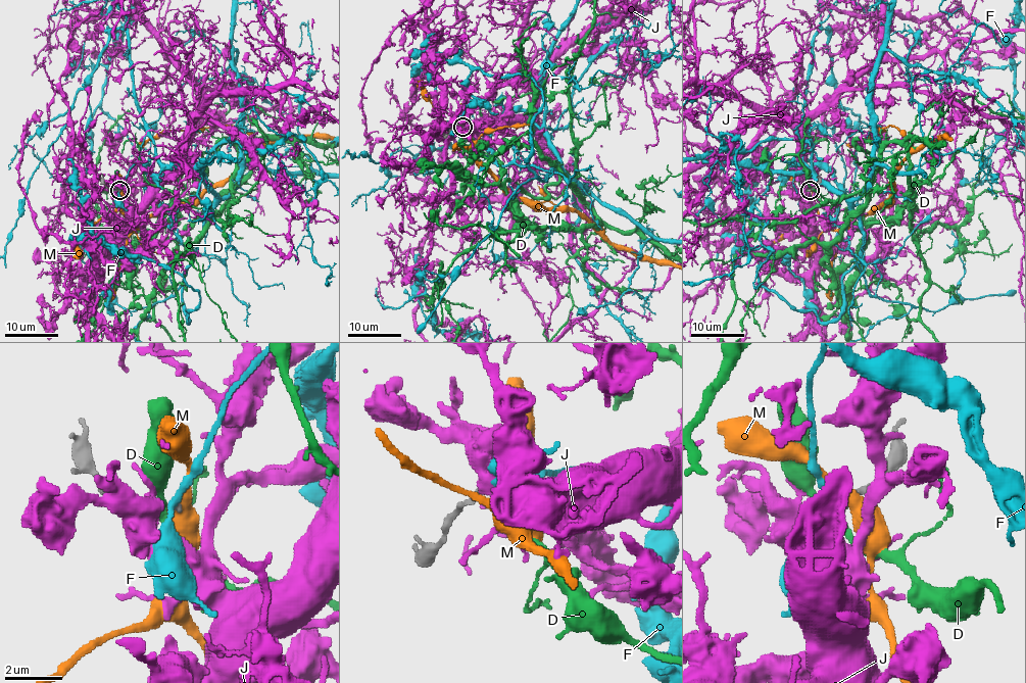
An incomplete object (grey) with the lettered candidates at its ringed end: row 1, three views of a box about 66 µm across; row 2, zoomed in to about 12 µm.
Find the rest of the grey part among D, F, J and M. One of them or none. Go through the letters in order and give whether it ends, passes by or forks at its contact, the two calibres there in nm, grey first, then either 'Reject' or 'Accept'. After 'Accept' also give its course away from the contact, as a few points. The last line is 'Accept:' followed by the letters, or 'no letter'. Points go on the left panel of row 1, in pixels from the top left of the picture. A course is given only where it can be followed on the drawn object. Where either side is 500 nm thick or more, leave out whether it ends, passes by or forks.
D: It passes by. Thickness 260 nm (grey) against 280 nm. Reject
F: It passes by. Thickness 200 nm (grey) against 240 nm. Reject
J: Thickness 190 nm (grey) against 650 nm. Reject
M: Thickness 180 nm (grey) against 550 nm. Reject
Accept: no letter

